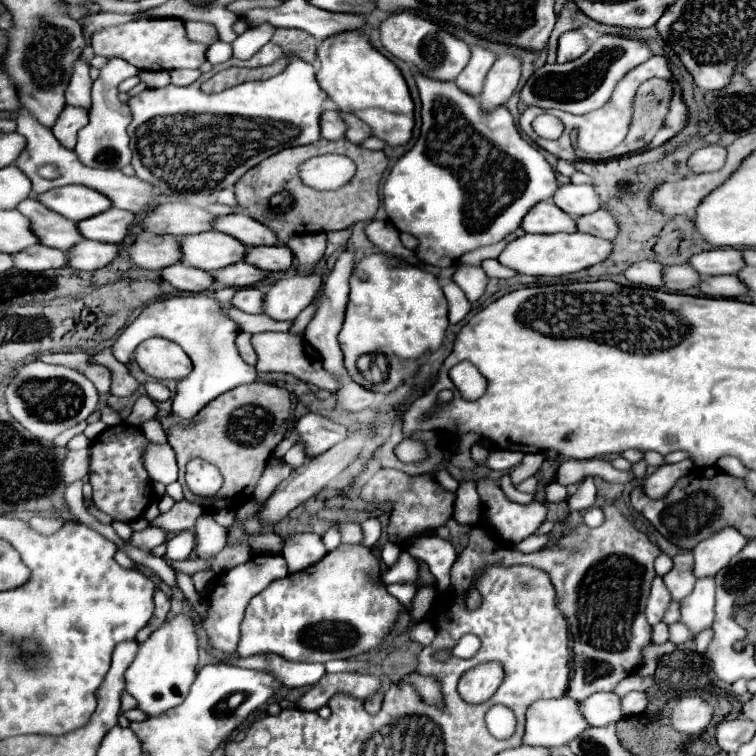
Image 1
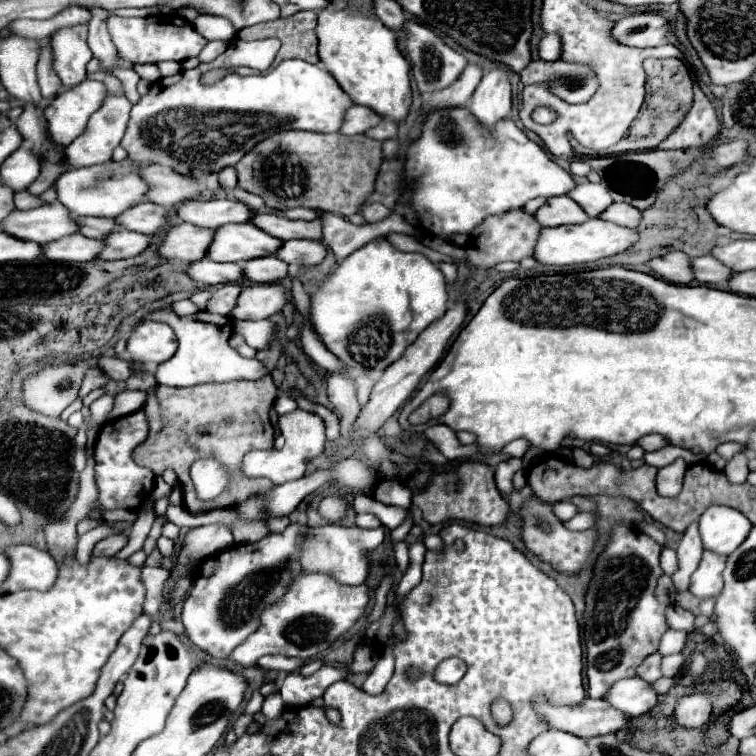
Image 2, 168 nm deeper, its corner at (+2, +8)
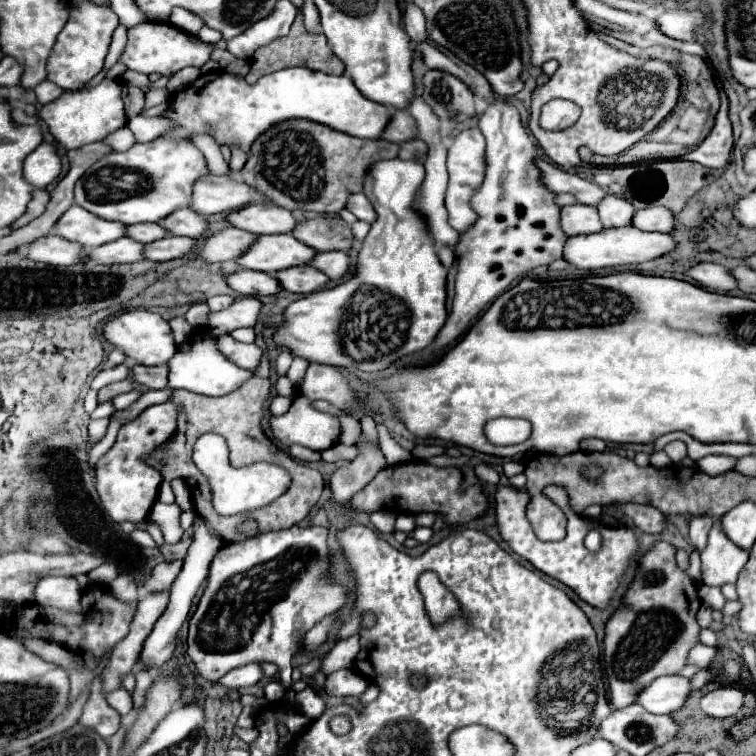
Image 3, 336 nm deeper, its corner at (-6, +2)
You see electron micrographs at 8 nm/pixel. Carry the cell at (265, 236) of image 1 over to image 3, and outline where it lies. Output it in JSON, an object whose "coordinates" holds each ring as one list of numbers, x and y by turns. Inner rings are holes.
{"coordinates":[[318,216,314,220,304,220,294,230,294,236,318,252,350,250,354,246,352,230,340,216]]}

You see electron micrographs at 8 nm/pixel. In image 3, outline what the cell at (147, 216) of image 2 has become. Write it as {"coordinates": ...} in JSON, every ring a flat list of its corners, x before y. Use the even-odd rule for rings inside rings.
{"coordinates":[[182,208,182,210,176,210,174,214,170,214,162,226,170,232,170,234,176,234,176,236,188,236,188,238,200,238,206,228,208,228,208,222,202,214,198,214,196,210,192,208]]}

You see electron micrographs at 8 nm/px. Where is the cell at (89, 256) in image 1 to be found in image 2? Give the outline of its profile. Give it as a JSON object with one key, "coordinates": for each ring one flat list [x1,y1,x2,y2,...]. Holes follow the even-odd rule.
{"coordinates":[[120,230,120,232,110,232,108,236,104,236,102,242,106,244,106,248,102,248,98,258,100,260,118,260,118,258,130,258,130,256,144,252,144,248,150,244,150,236]]}

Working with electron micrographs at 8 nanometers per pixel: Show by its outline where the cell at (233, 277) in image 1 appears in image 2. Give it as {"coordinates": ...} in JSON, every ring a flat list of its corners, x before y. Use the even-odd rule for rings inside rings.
{"coordinates":[[262,256,258,260,246,260,242,262,242,272,244,278,250,282,276,282,284,280,288,274,288,266,278,260,276,256]]}

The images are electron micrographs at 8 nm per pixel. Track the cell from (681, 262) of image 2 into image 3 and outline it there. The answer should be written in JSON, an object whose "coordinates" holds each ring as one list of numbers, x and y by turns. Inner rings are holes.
{"coordinates":[[718,264,694,266,694,270,690,270,688,276,708,290,718,290,718,292,736,290,736,282,734,282,732,272,724,266,718,266]]}

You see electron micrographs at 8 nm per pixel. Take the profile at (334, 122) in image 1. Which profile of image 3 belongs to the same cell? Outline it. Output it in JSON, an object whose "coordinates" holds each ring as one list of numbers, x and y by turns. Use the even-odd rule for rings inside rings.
{"coordinates":[[396,110,396,112,392,112,392,120,390,120,388,128,382,134,384,140,396,142,396,144,412,140,416,136,418,136,416,120,408,114,408,110]]}

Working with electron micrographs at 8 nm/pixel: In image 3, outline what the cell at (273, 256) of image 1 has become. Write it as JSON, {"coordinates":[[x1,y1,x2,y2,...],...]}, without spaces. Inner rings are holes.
{"coordinates":[[338,250,338,252,320,252,320,254,316,254,312,266,322,270,332,280,338,280,338,278,346,276,346,272,350,268,350,256,348,256,348,252,342,252,342,250]]}

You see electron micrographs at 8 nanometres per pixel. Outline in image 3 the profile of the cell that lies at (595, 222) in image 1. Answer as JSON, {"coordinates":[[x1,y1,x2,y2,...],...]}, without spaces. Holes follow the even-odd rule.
{"coordinates":[[654,206,638,210,632,224,648,232,672,232,676,226,676,216,672,210,666,210,664,206]]}

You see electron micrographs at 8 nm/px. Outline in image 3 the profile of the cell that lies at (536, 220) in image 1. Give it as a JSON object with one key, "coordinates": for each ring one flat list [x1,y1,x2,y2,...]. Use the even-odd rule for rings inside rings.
{"coordinates":[[574,204,574,206,564,206,562,208,562,230,568,236,578,236,578,234,592,234,602,230,602,222,598,216,598,210,594,206,586,204]]}

